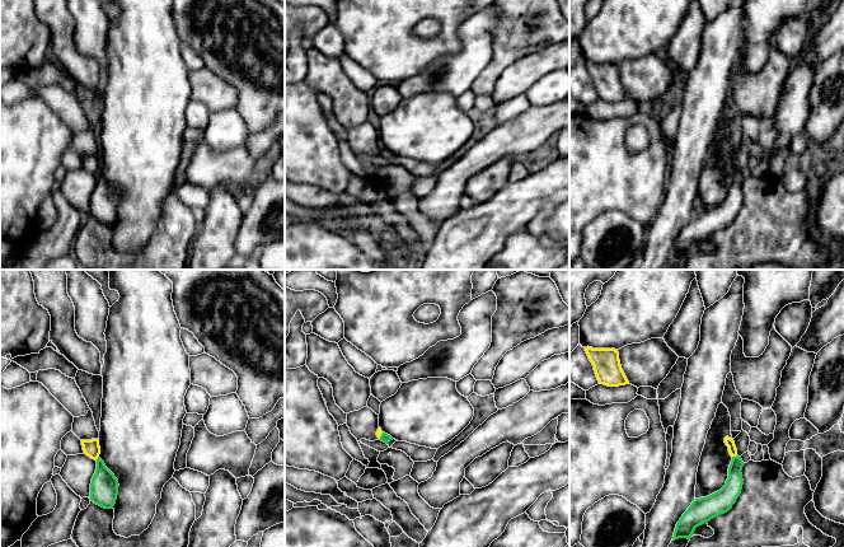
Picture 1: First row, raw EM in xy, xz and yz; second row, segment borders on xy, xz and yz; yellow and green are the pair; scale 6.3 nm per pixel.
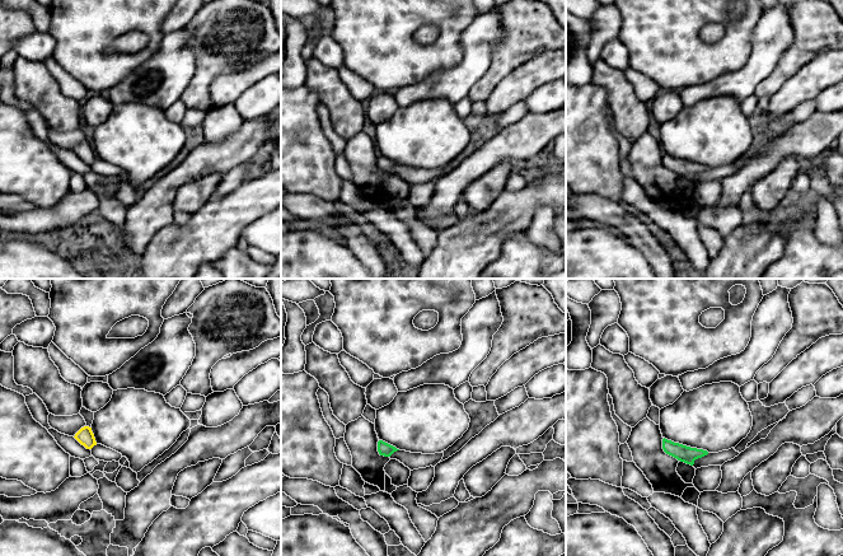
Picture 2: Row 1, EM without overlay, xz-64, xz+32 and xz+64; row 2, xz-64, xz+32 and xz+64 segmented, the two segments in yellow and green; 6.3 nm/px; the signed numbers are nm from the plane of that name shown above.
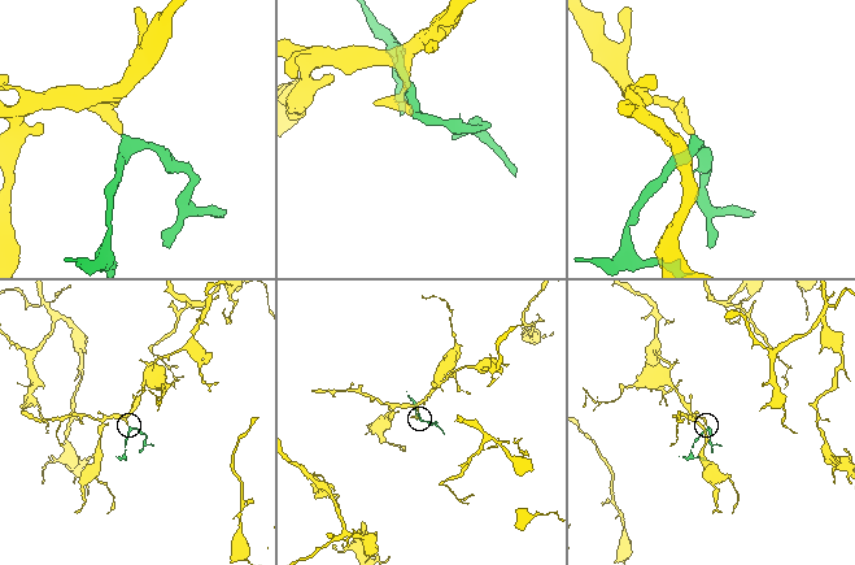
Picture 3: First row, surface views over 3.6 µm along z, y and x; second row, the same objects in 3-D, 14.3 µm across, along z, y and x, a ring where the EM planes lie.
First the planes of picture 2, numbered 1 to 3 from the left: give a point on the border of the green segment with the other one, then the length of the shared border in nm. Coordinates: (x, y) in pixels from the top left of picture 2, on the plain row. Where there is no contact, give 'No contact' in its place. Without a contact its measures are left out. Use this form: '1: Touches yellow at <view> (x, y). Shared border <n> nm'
1: No contact
2: No contact
3: No contact

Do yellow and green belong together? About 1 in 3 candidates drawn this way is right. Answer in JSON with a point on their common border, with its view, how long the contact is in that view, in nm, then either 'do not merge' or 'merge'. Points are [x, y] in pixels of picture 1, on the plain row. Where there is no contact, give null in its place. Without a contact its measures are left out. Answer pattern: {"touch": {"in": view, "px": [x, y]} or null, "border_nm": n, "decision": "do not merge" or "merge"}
{"touch": {"in": "yz", "px": [734, 171]}, "border_nm": 40, "decision": "do not merge"}

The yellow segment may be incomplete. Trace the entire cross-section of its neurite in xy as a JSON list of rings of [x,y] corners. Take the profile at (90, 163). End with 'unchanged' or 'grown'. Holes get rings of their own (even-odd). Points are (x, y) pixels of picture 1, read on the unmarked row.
[[[99,154],[81,155],[84,169],[97,176],[100,169]]] | unchanged

